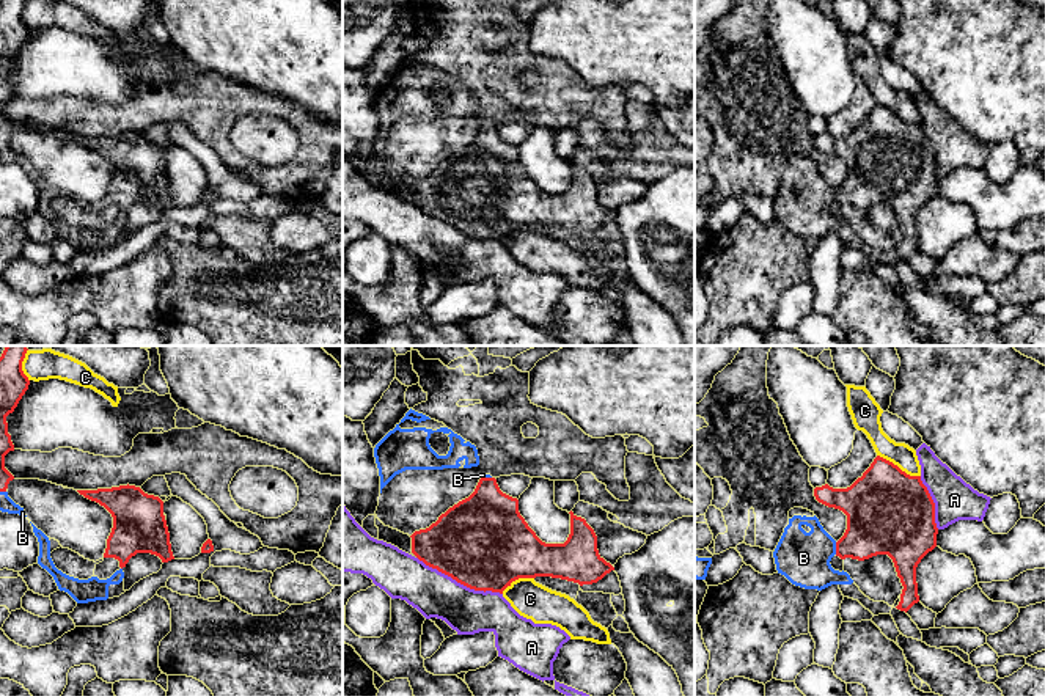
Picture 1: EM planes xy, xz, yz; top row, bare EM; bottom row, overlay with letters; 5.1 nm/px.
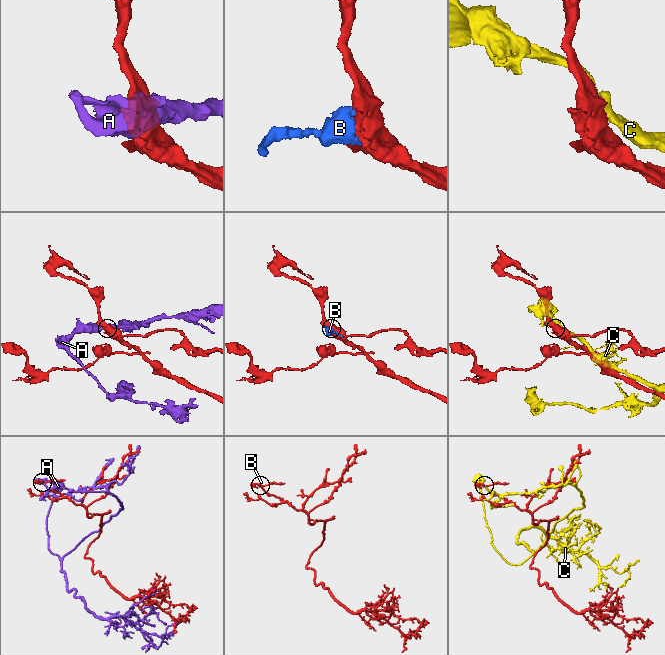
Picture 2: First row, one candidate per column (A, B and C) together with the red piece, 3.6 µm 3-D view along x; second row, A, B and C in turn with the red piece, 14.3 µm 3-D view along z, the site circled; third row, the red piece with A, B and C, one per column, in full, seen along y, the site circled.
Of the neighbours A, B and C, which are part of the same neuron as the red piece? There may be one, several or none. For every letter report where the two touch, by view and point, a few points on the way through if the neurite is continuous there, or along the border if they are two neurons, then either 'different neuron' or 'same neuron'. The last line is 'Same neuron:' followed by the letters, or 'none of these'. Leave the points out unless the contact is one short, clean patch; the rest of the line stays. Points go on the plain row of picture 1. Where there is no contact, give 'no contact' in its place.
A: meets red in xz at (459, 230); different neuron
B: meets red in yz at (836, 197); same neuron
C: meets red in yz at (898, 115); different neuron
Same neuron: B

